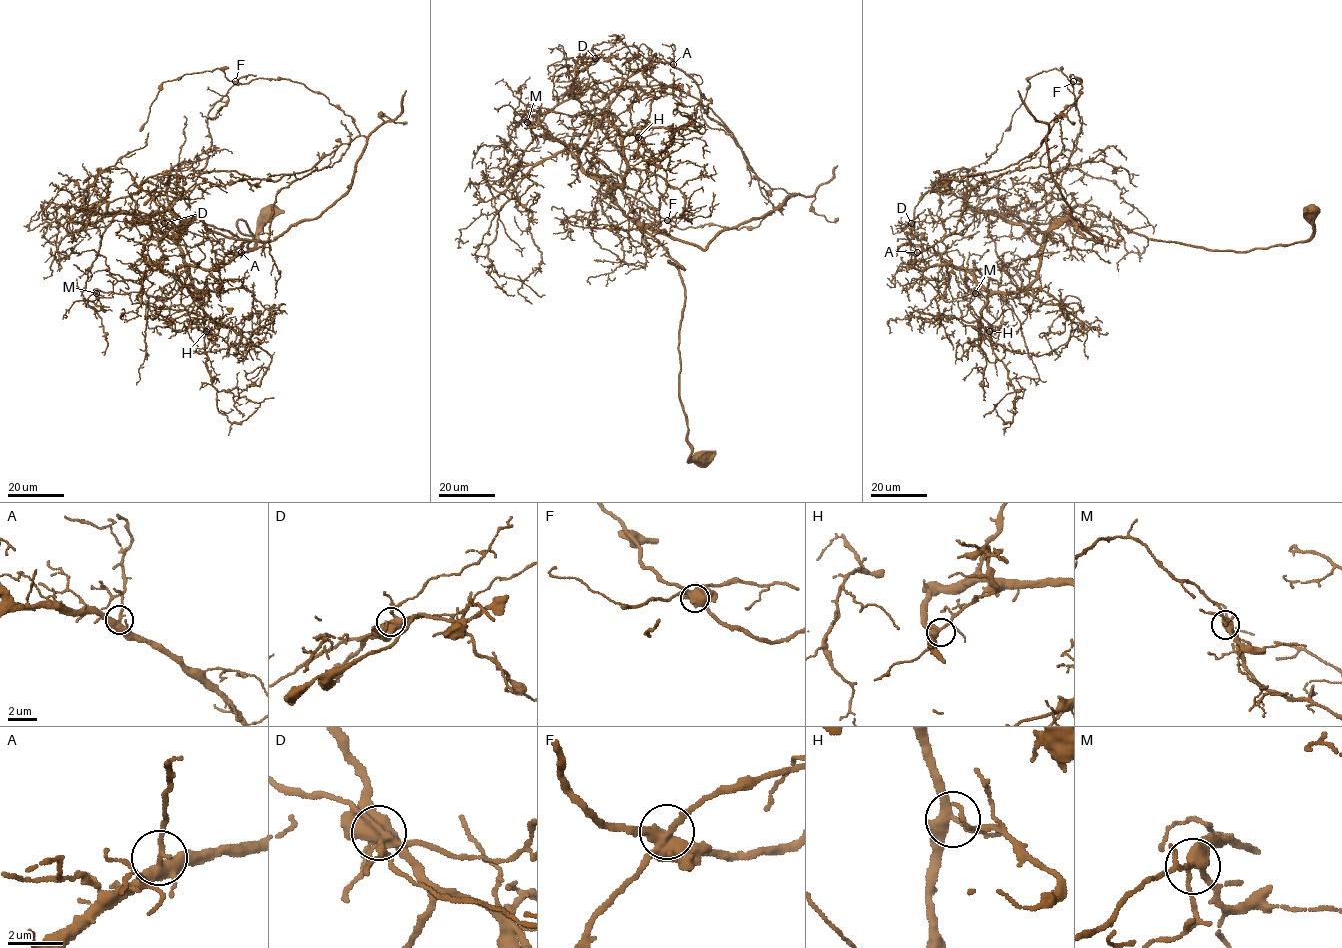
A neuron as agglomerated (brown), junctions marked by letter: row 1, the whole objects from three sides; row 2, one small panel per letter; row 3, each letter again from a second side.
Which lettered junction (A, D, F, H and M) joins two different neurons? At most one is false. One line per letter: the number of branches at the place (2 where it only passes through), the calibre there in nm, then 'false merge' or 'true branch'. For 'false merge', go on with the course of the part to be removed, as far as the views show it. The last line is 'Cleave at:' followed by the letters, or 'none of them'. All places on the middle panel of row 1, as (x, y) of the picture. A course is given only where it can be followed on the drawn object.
A: 4 branches meet; 280 nm thick; true branch
D: 4 branches meet; 480 nm thick; true branch
F: 5 branches meet; 480 nm thick; true branch
H: 4 branches meet; 340 nm thick; true branch
M: 4 branches meet; 400 nm thick; true branch
Cleave at: none of them

